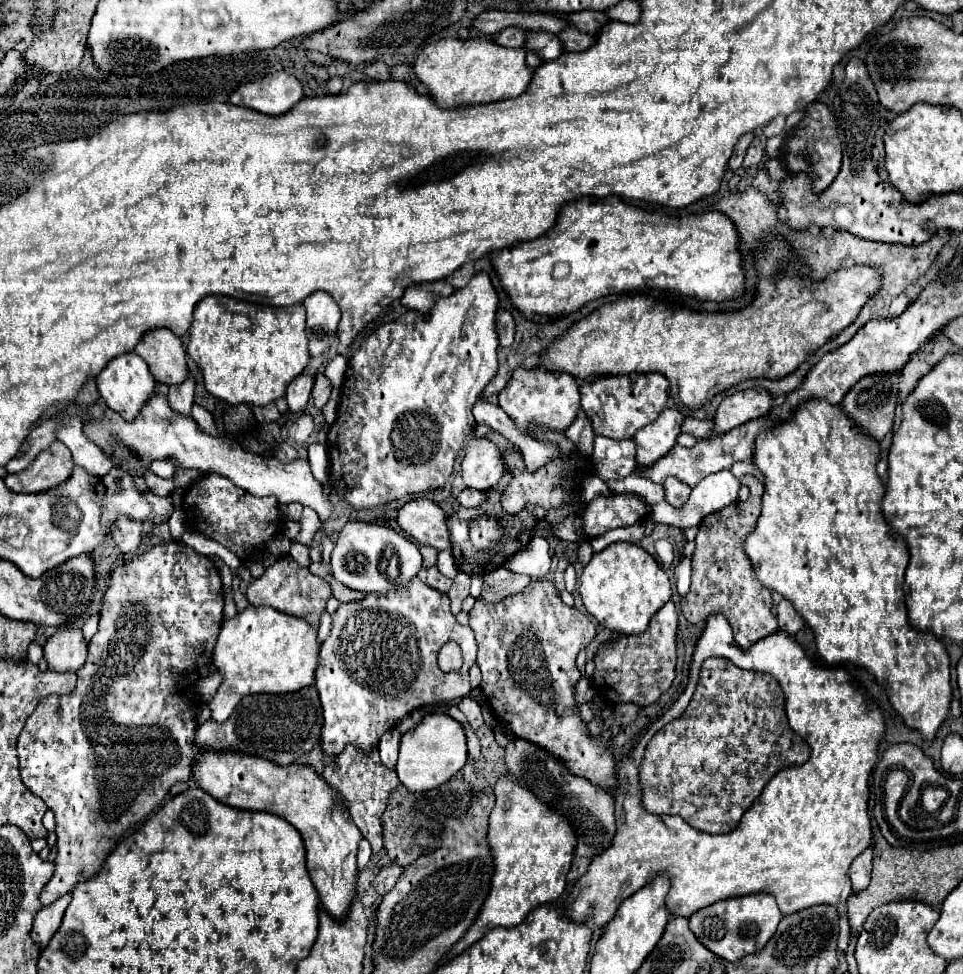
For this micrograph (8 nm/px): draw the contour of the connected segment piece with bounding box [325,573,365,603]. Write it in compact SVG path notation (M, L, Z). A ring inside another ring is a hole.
M329 573L329 575L325 577L325 581L331 585L331 589L333 589L333 597L335 597L339 603L349 603L349 601L365 599L365 593L357 593L355 589L347 589L347 587L339 585L339 581L335 581L333 573Z

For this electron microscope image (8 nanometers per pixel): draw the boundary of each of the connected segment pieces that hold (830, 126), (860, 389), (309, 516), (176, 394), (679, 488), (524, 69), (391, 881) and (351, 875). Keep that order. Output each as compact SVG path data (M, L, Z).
M811 103L807 107L807 113L805 113L803 121L799 123L799 127L789 133L779 159L793 175L799 175L799 171L809 173L813 177L813 191L815 193L827 189L833 183L833 179L837 177L839 167L841 167L841 143L837 137L835 117L827 105Z
M901 371L867 375L855 383L855 387L845 395L845 399L841 403L845 413L877 441L883 441L883 437L893 429L895 409L897 409L897 393L899 393L899 377L901 377Z
M305 507L305 509L303 509L303 517L301 517L299 525L301 525L301 529L299 529L297 537L293 537L293 541L297 541L297 543L301 543L301 545L309 547L309 545L313 543L315 533L321 529L321 519L319 519L319 515L317 515L313 509Z
M187 377L187 381L181 385L171 385L167 393L169 407L179 415L189 415L193 405L193 389L195 389L195 383L191 377Z
M667 477L663 489L665 489L665 501L671 503L675 509L681 509L687 503L687 497L691 495L691 487L675 477Z
M439 39L429 43L415 59L413 71L441 109L513 99L531 83L531 69L525 65L525 51L499 47L489 39Z
M389 861L387 865L383 865L383 869L379 871L379 875L375 877L375 889L377 889L377 893L379 895L389 893L395 887L395 883L397 883L397 879L399 879L401 873L403 873L403 867L397 865L397 863L393 863L393 861Z
M203 751L193 763L195 783L229 807L247 811L267 811L289 821L303 837L307 851L307 871L319 893L321 907L335 919L345 919L357 895L357 845L361 841L359 829L353 825L345 805L337 801L323 777L307 765L279 767L261 757L243 753L207 753Z

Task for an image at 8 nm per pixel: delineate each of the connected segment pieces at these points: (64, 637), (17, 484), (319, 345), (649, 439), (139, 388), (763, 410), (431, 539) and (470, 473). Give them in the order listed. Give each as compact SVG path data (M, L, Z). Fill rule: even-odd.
M59 627L43 649L49 667L55 671L77 671L87 661L87 641L77 627Z
M61 443L37 455L37 459L19 475L7 475L5 485L15 493L45 493L63 485L73 471L71 451Z
M323 291L309 295L303 301L307 309L307 339L309 339L309 353L321 355L329 349L331 341L337 337L337 323L341 311L337 303Z
M667 407L653 423L639 429L633 437L637 445L637 467L649 467L663 457L675 445L675 439L681 433L681 423L683 415L675 407Z
M123 353L117 355L115 359L111 359L107 363L107 367L97 375L97 389L99 395L103 399L103 403L117 411L121 417L125 417L125 421L135 421L139 417L141 407L147 403L147 399L153 395L155 391L155 379L147 369L147 363L137 355L137 353Z
M747 389L725 397L715 413L711 437L727 433L733 427L739 427L751 419L769 415L771 399L773 397L765 389Z
M415 499L397 511L397 521L405 533L417 543L435 547L437 551L451 549L449 531L445 525L443 509L429 499Z
M485 437L469 439L463 459L461 459L461 477L465 487L489 491L503 477L505 465L501 451Z

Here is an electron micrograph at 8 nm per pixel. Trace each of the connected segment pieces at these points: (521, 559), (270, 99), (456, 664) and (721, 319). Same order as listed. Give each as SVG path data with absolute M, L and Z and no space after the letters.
M535 535L531 539L531 545L527 545L523 553L515 553L515 557L511 557L511 561L507 561L507 565L503 567L515 573L523 573L533 579L539 579L539 577L545 577L545 573L549 571L549 565L551 565L549 543L541 535Z
M277 71L259 81L245 83L229 95L229 103L251 107L265 115L283 115L303 99L303 87L295 75Z
M445 644L438 653L438 665L443 672L457 672L462 666L462 653L458 645Z
M765 233L759 247L753 249L757 269L757 293L755 299L743 309L731 309L721 313L693 311L687 307L667 305L647 295L623 297L615 303L607 303L581 319L569 331L541 355L541 367L553 371L565 371L579 381L591 381L601 375L621 373L647 373L659 371L671 383L671 397L679 395L679 403L687 409L699 409L717 393L727 391L735 383L767 377L783 379L793 373L807 355L831 341L837 333L849 327L861 307L881 289L881 273L869 265L853 265L849 269L831 271L825 279L813 281L809 275L801 275L801 263L791 251L791 245L779 233Z

